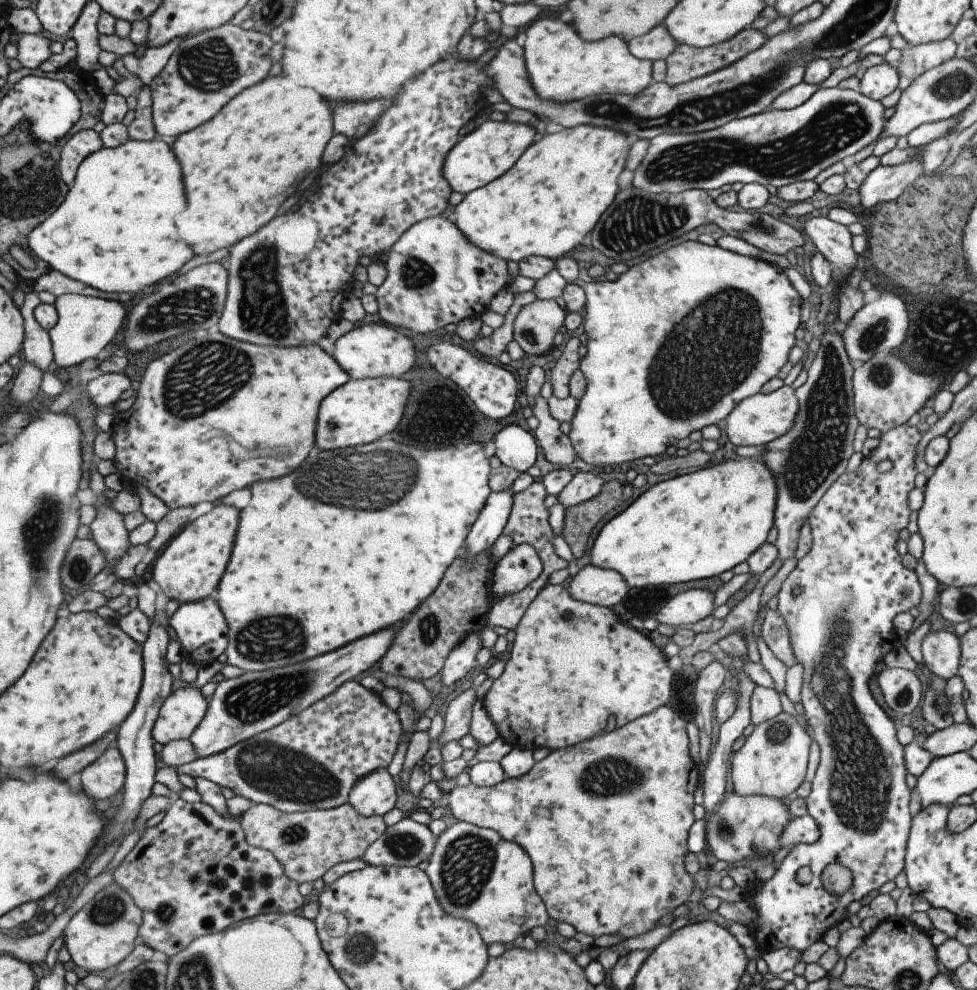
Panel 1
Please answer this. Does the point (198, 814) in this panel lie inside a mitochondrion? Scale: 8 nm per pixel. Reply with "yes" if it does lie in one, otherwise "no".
no

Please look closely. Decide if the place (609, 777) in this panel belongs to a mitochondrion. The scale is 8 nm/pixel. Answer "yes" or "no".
yes

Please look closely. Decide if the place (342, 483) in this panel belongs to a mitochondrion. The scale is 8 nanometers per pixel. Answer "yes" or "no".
yes

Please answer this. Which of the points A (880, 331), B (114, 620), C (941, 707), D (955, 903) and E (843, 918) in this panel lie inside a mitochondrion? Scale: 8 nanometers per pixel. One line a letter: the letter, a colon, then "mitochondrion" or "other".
A: mitochondrion
B: other
C: mitochondrion
D: other
E: other

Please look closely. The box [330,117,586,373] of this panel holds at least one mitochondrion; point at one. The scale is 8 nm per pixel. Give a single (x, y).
(415, 273)

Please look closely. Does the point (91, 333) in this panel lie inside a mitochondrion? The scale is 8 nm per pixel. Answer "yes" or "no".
yes

